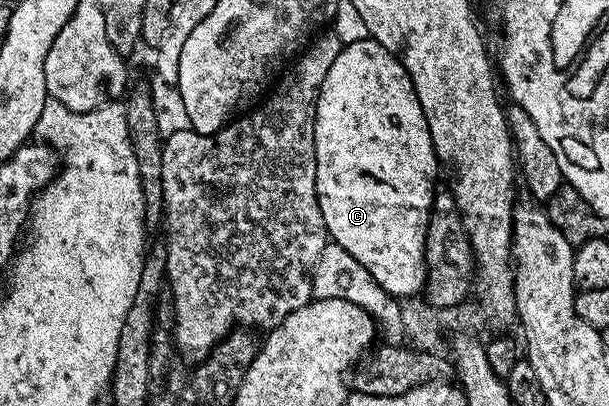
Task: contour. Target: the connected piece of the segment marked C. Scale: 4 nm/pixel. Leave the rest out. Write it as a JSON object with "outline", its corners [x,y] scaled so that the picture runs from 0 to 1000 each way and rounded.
{"outline":[[[588,101],[567,111],[547,145],[547,165],[540,165],[540,185],[527,204],[527,224],[521,244],[521,273],[517,276],[517,389],[521,392],[521,431],[517,458],[521,461],[521,500],[527,510],[527,539],[534,539],[537,581],[563,621],[580,628],[599,667],[627,712],[645,736],[675,732],[680,722],[693,724],[701,700],[701,660],[698,658],[698,589],[701,562],[708,547],[708,502],[714,498],[718,458],[714,433],[724,419],[721,384],[714,379],[711,342],[704,333],[704,303],[698,293],[698,273],[691,273],[691,254],[685,244],[685,224],[678,214],[678,195],[672,195],[672,175],[642,128],[626,106],[611,101]]]}

